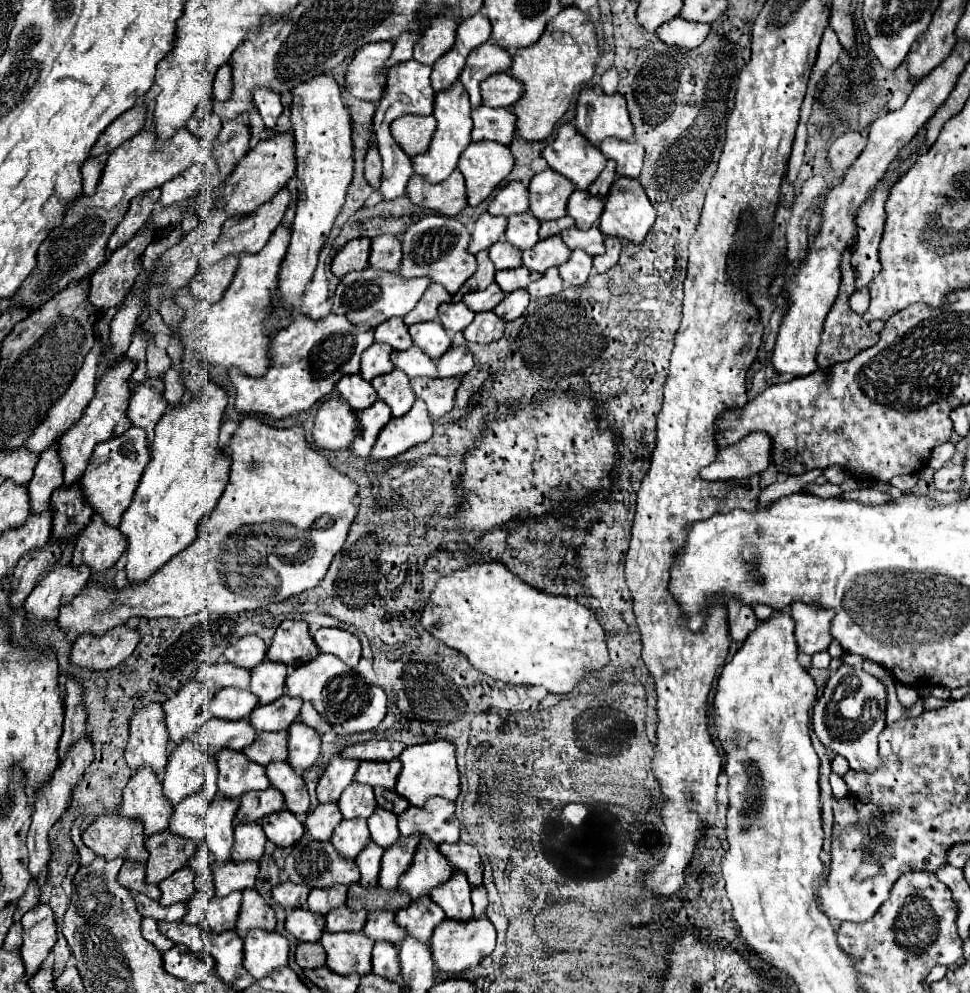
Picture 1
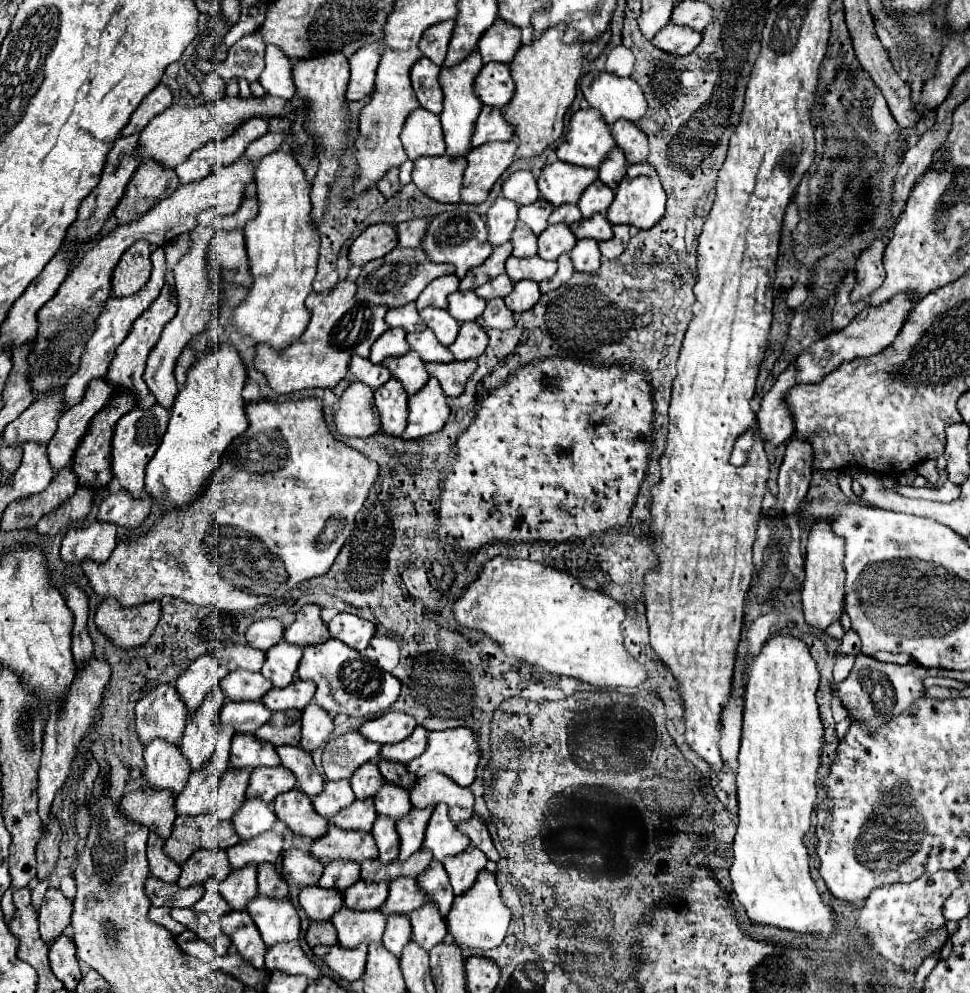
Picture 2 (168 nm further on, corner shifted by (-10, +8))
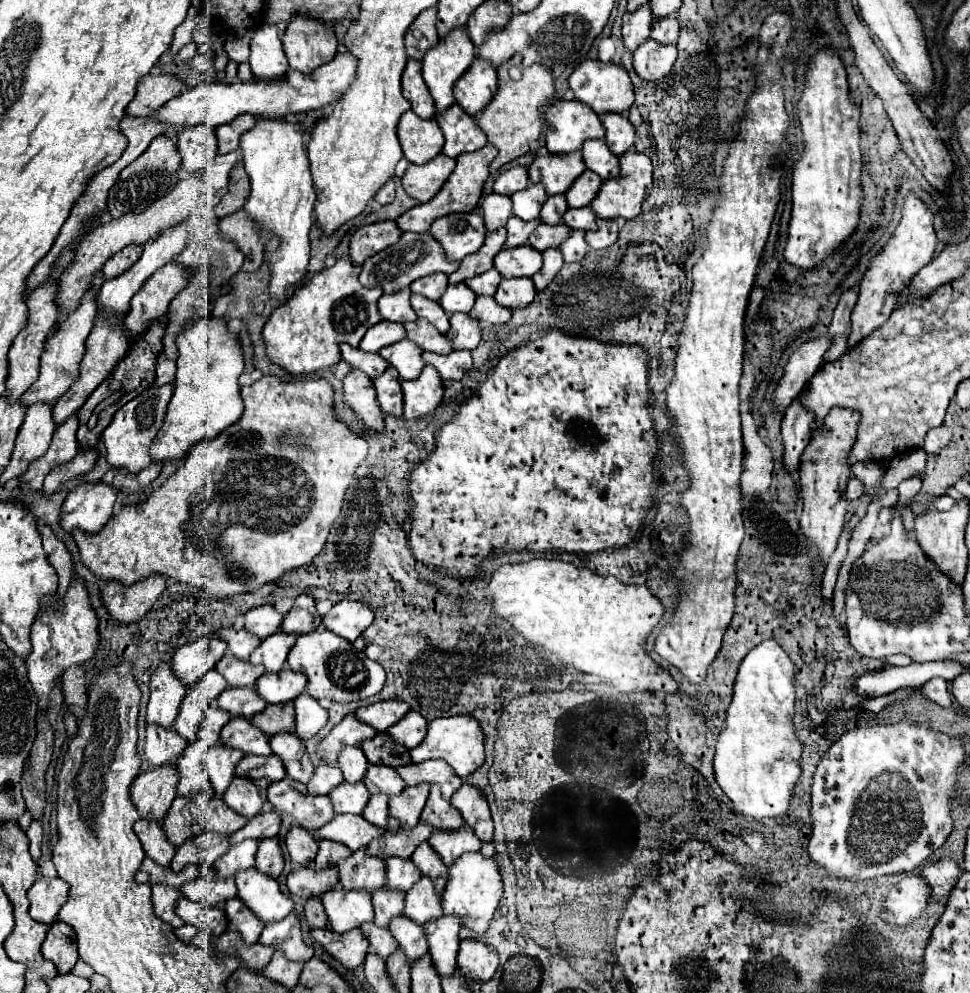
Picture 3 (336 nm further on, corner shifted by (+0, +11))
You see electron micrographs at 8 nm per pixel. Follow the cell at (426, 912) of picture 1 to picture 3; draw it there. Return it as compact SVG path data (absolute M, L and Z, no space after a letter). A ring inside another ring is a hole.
M423 842L415 852L413 852L413 864L419 868L419 872L427 878L433 880L433 886L435 886L435 892L441 896L443 894L443 888L447 884L447 878L449 874L445 874L445 864L441 862L441 856L439 854L433 854L433 848Z

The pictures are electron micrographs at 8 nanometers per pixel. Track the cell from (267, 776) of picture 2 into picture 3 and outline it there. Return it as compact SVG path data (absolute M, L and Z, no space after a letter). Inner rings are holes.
M245 756L237 764L235 774L251 780L259 792L265 792L269 784L285 778L285 768L277 756Z

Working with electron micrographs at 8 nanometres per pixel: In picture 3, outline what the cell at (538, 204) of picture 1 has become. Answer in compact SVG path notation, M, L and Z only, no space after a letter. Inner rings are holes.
M579 150L577 154L547 154L537 156L527 172L533 184L545 186L547 196L555 196L565 194L569 186L585 172L585 162Z

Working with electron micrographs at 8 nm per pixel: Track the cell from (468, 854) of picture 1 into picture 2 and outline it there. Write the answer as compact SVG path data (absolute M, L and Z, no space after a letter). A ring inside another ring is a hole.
M473 813L471 821L465 821L463 825L459 825L459 831L461 833L467 833L469 839L471 839L471 843L475 847L479 847L487 855L487 859L499 861L499 853L497 853L497 849L495 849L495 845L491 841L491 835L487 831L487 825L485 825L485 821L479 815Z

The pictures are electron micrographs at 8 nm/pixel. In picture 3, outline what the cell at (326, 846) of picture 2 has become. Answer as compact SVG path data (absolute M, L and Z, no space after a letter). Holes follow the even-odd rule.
M339 814L329 824L313 832L317 842L321 840L333 840L345 844L351 852L365 848L373 838L381 836L381 830L373 828L369 822L365 822L363 816L357 814Z

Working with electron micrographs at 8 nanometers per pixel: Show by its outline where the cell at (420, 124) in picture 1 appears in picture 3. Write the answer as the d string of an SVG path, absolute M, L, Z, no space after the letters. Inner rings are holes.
M407 110L399 124L397 136L403 148L403 154L413 164L423 164L437 156L443 146L443 134L435 120L423 120L413 110Z

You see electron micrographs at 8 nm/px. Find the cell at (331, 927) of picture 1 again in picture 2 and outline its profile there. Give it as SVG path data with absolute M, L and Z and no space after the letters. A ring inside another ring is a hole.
M357 881L351 885L351 889L343 891L343 901L349 909L359 911L371 911L379 909L389 893L389 883L381 881L379 885L367 885L367 881Z

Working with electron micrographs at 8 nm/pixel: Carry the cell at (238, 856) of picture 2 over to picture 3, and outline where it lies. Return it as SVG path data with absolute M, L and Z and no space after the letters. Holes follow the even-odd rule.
M275 810L265 812L265 814L257 814L257 818L247 820L247 824L241 830L237 830L229 836L229 844L235 846L247 838L257 840L257 842L261 842L265 838L275 838L279 832L279 826L281 826L281 816Z

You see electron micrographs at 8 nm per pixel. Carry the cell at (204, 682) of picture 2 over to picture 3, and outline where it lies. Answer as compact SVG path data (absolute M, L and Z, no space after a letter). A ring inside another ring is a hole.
M203 636L193 644L181 646L173 654L173 674L185 688L191 688L197 684L197 680L207 674L225 654L225 642L221 642L215 636Z

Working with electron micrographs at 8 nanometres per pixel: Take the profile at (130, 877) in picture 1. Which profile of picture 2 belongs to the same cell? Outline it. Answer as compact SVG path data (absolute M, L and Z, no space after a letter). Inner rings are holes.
M151 831L149 833L149 841L147 841L147 857L149 857L149 869L151 869L151 875L163 879L163 881L169 881L169 883L177 883L179 879L179 873L181 873L181 867L165 855L163 851L163 839Z

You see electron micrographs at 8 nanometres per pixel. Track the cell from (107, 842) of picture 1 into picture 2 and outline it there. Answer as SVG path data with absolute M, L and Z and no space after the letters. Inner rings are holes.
M139 789L127 793L121 799L121 813L141 825L147 825L151 831L159 833L167 839L173 831L175 823L175 797L167 793L167 789Z

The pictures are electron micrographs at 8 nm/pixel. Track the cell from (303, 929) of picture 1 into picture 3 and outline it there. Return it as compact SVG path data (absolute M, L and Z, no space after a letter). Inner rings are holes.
M311 868L305 870L293 870L287 876L287 888L293 896L301 898L303 902L309 898L319 898L325 892L333 890L335 884L339 882L337 878L337 870L321 870L321 874L317 874Z

